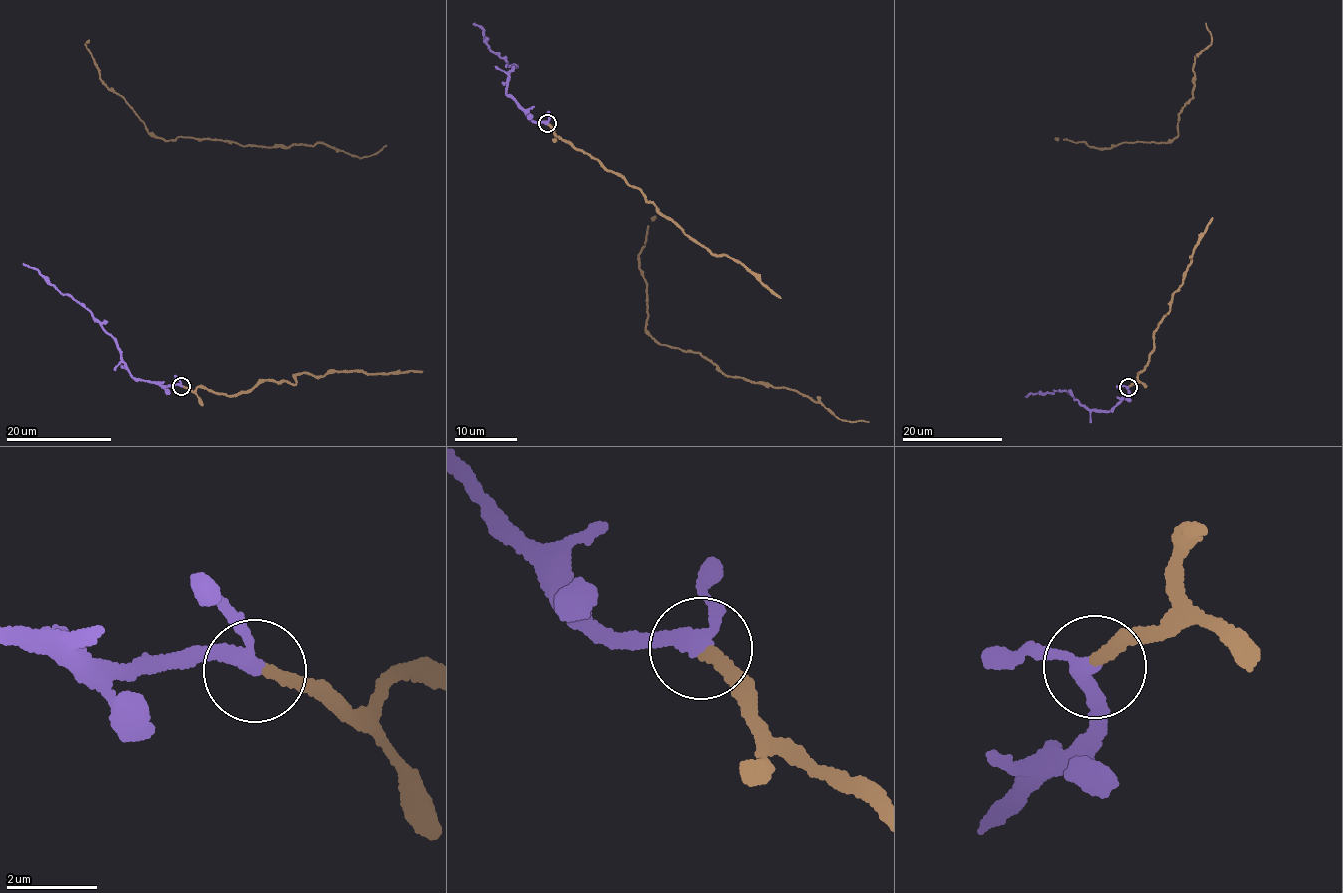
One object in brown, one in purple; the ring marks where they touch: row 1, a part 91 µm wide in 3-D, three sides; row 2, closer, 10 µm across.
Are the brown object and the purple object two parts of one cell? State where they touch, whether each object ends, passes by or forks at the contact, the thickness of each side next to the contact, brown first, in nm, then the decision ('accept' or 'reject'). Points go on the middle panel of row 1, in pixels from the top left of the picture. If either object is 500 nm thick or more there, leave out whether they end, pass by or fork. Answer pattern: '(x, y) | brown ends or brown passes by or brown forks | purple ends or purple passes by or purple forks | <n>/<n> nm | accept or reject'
(547, 123) | brown ends | purple passes by | 240/280 nm | accept

